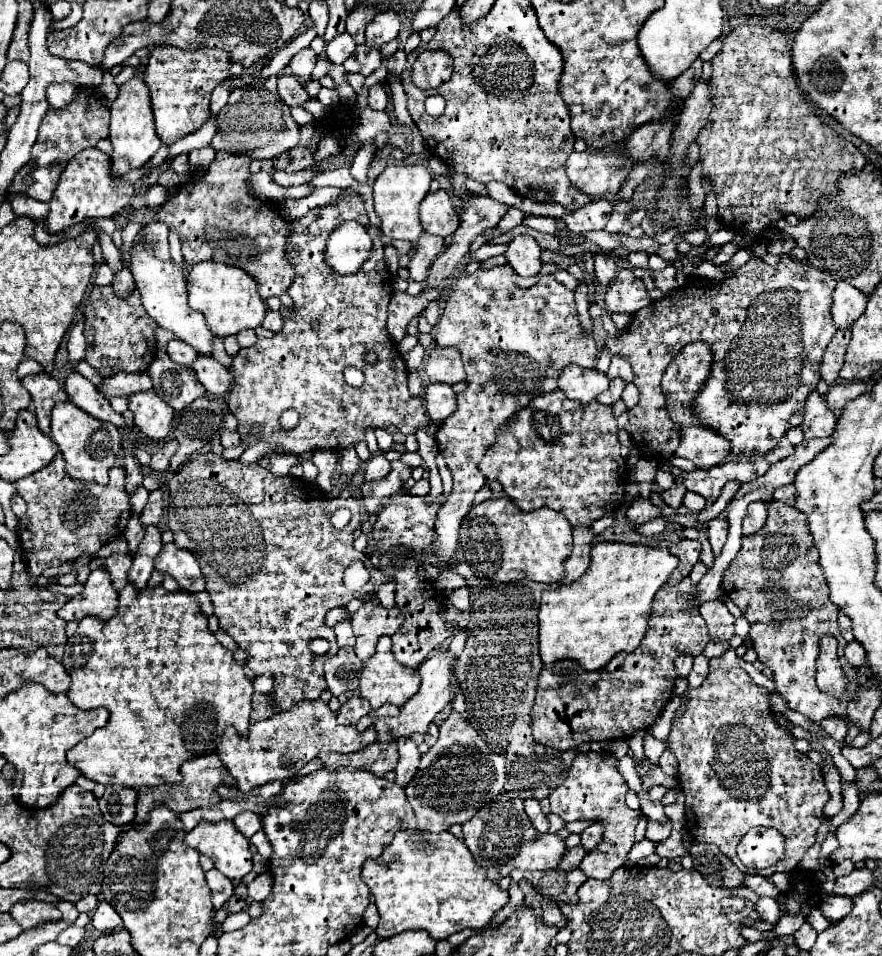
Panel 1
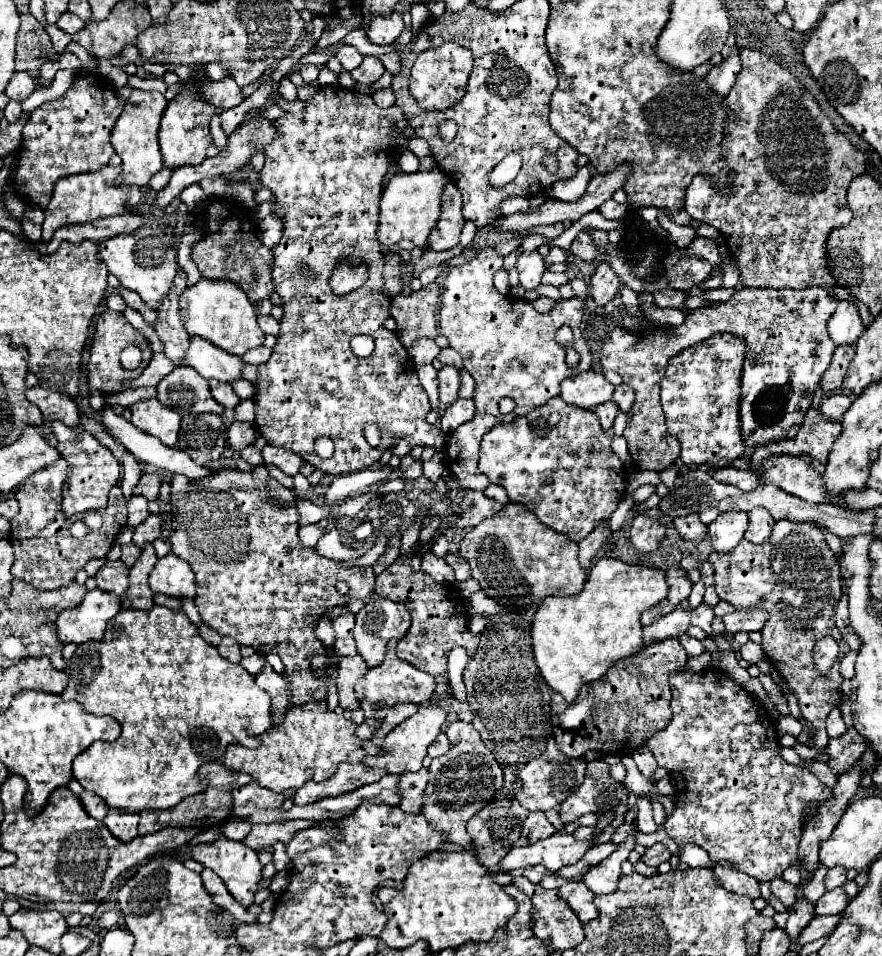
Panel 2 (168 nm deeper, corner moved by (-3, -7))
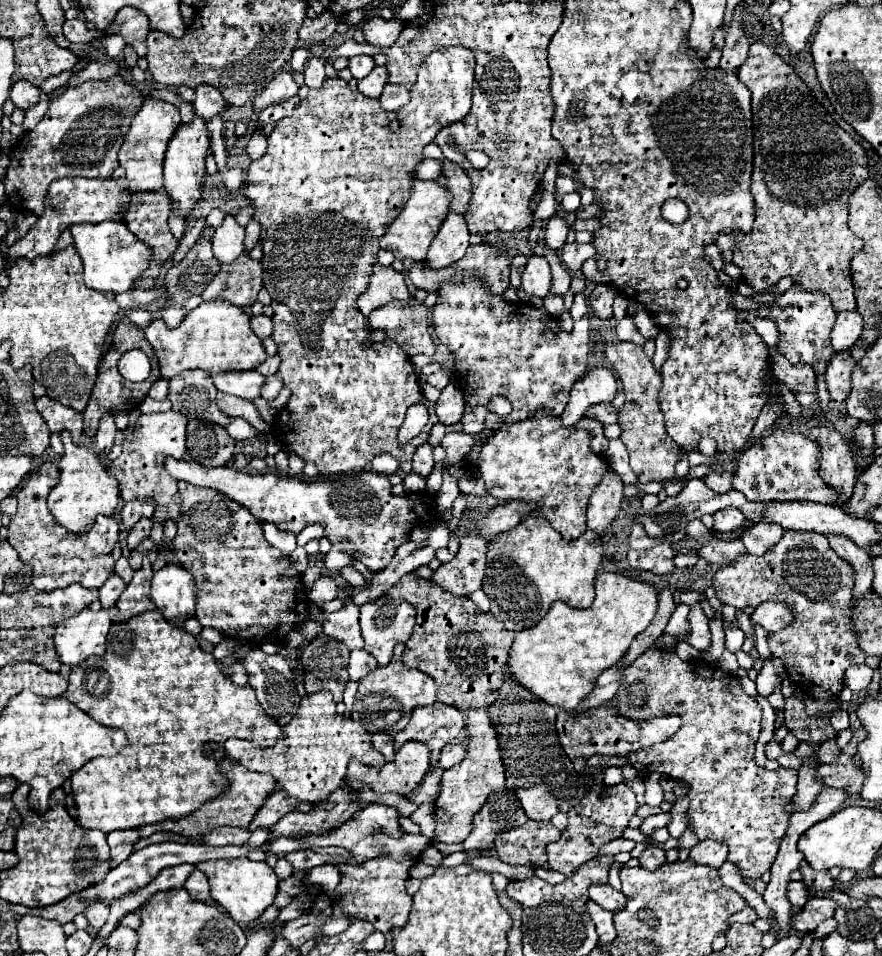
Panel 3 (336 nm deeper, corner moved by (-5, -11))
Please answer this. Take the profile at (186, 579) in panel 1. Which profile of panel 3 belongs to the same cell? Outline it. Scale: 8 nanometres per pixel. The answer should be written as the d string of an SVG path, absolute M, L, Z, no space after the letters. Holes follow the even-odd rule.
M165 565L163 569L155 571L155 575L151 579L151 599L167 621L181 627L187 617L195 615L197 603L195 603L195 579L193 579L193 575L187 573L187 569L183 569L181 565Z

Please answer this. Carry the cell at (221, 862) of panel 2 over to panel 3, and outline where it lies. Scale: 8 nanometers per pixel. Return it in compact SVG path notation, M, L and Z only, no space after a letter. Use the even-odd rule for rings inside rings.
M215 859L197 863L197 869L207 875L213 901L225 907L227 913L241 925L255 923L255 919L273 903L277 895L279 879L267 863L257 863L251 859Z

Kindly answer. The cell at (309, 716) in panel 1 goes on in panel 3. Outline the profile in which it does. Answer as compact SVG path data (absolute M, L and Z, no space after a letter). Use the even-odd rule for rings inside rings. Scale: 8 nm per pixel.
M329 691L303 697L297 715L283 727L283 733L285 737L267 749L251 747L249 741L227 739L225 753L229 759L241 763L249 771L275 777L277 789L285 791L293 799L307 803L327 799L327 795L335 791L335 787L339 787L345 779L345 771L351 759L359 759L361 763L373 767L385 765L385 757L371 745L371 735L359 723L337 713Z

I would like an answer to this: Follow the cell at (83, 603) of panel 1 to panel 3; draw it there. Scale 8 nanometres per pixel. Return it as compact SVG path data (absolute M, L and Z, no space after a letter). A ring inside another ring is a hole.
M87 607L79 615L59 623L53 639L61 663L75 667L89 655L103 655L113 615L115 609L93 611Z

